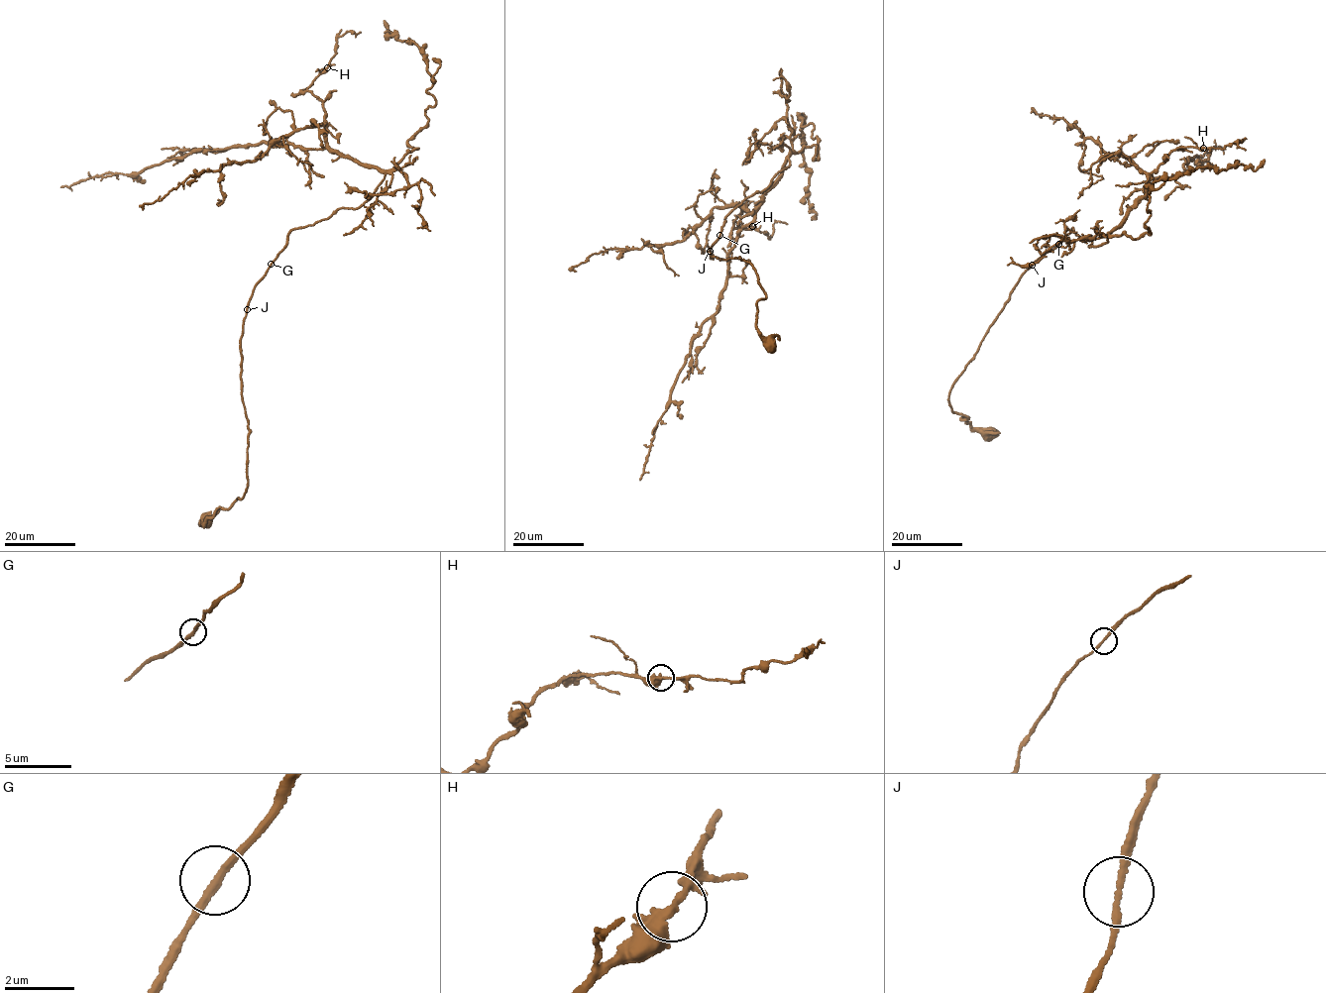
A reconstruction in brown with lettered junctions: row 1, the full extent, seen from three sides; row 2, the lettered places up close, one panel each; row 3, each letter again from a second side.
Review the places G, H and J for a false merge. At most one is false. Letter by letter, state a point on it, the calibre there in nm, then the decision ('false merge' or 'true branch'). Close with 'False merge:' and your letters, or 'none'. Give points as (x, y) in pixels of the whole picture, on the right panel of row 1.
G: (1058, 244) | 220 nm | true branch
H: (1203, 148) | 340 nm | true branch
J: (1032, 265) | 160 nm | true branch
False merge: none

